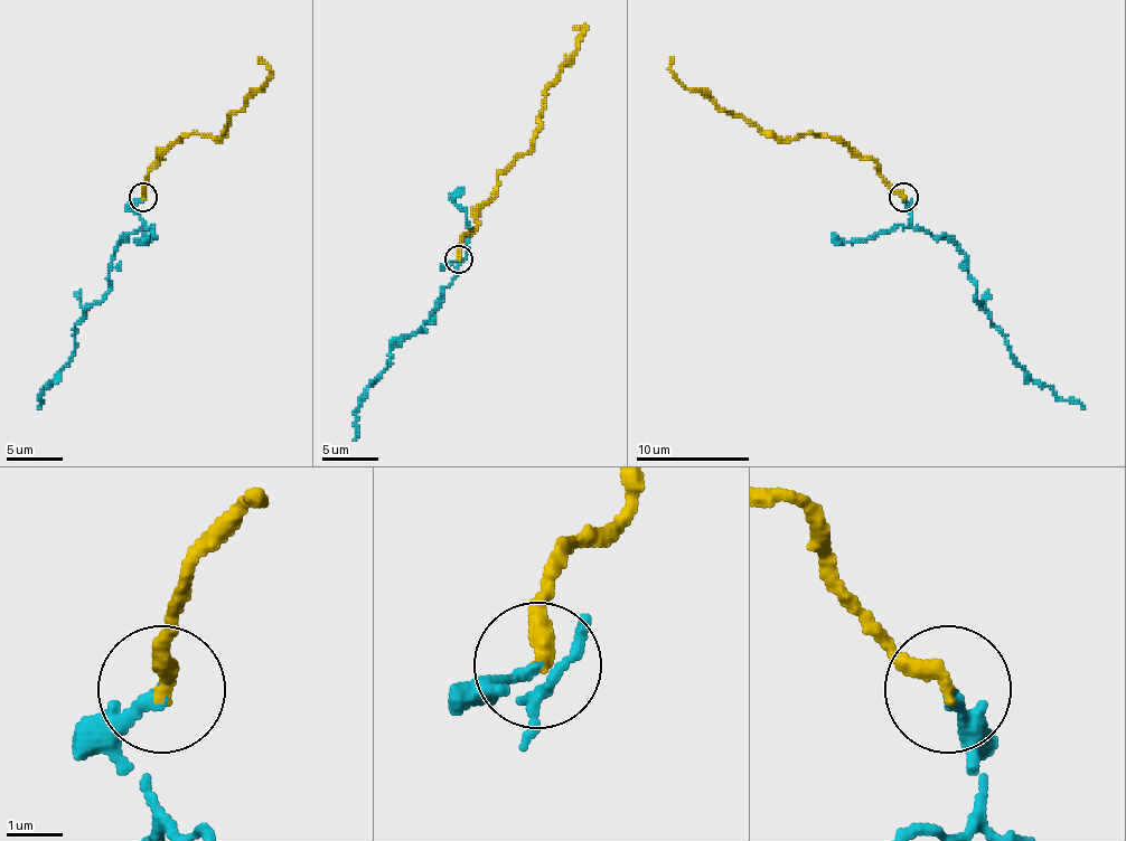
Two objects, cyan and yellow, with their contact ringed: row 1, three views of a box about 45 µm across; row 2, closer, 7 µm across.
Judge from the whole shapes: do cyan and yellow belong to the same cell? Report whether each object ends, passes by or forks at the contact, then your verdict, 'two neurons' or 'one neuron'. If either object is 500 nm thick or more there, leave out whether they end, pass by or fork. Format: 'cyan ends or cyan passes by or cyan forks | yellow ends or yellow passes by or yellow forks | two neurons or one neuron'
cyan ends | yellow ends | one neuron

